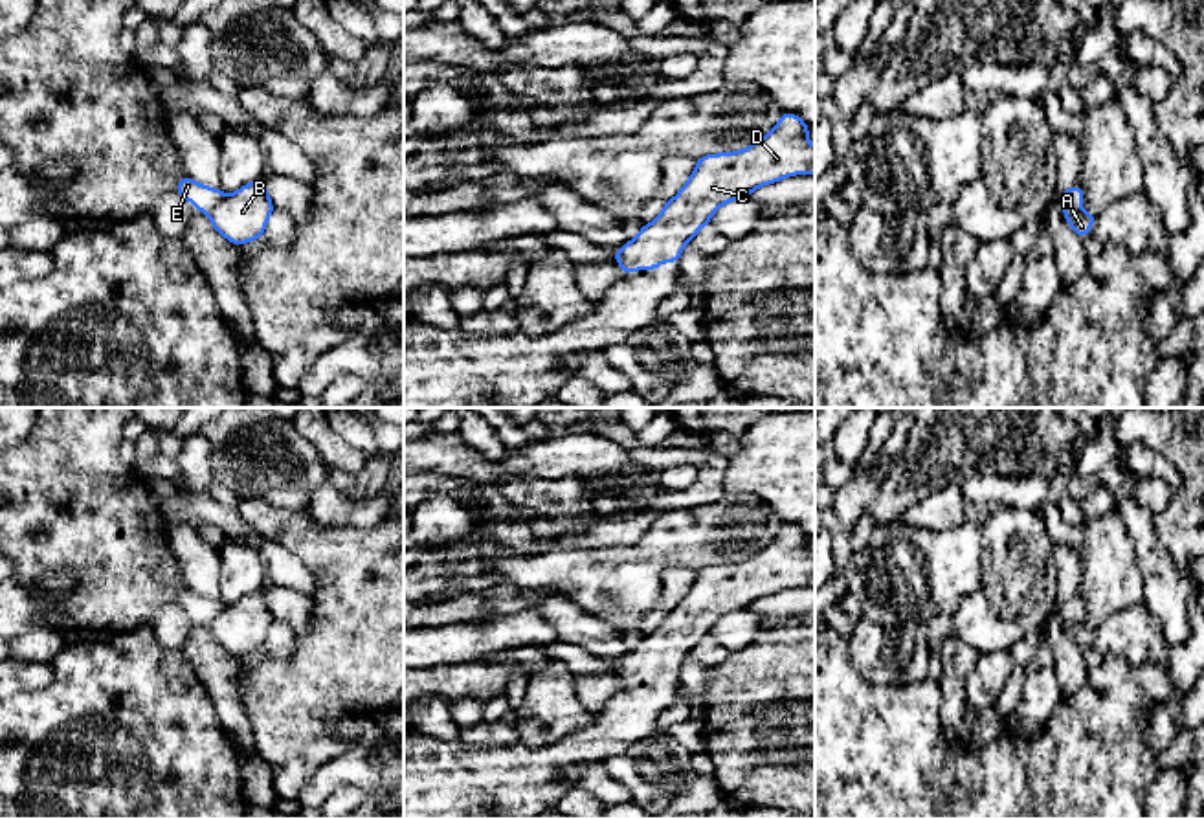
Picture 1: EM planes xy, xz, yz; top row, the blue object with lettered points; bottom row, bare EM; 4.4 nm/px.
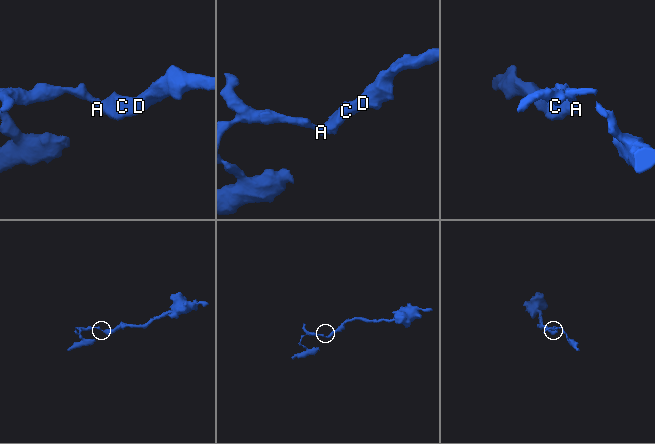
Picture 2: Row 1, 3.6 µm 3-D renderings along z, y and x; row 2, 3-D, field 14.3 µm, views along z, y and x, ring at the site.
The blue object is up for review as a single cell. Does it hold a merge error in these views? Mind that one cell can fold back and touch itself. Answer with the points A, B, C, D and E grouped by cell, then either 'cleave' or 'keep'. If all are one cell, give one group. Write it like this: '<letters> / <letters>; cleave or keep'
A B C D / E; cleave

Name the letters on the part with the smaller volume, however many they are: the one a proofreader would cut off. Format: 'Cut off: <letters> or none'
Cut off: E

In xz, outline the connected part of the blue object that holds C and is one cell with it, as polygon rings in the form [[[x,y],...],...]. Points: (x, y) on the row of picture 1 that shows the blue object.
[[[782,112],[775,129],[747,149],[699,158],[688,182],[664,202],[659,217],[619,250],[615,261],[624,275],[677,263],[688,241],[723,204],[793,174],[813,174],[809,130],[800,116]]]

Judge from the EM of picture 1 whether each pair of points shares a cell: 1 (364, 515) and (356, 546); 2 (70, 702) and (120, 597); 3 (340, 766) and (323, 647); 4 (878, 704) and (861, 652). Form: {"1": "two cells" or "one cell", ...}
{"1": "two cells", "2": "two cells", "3": "two cells", "4": "two cells"}

